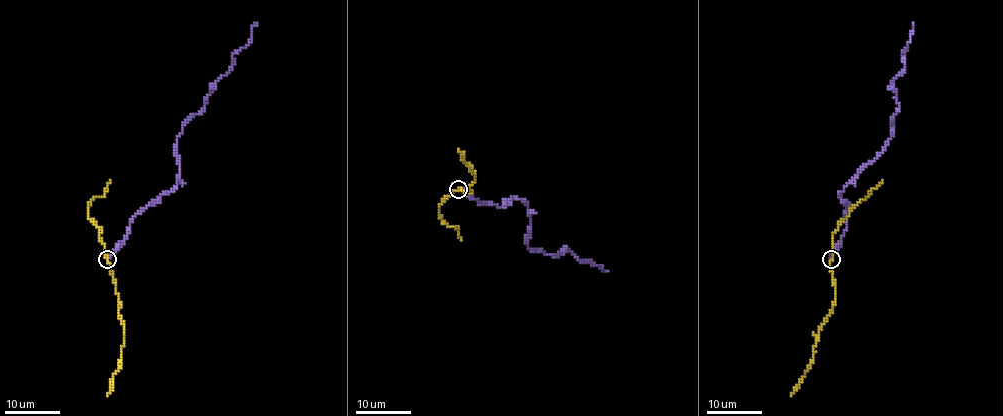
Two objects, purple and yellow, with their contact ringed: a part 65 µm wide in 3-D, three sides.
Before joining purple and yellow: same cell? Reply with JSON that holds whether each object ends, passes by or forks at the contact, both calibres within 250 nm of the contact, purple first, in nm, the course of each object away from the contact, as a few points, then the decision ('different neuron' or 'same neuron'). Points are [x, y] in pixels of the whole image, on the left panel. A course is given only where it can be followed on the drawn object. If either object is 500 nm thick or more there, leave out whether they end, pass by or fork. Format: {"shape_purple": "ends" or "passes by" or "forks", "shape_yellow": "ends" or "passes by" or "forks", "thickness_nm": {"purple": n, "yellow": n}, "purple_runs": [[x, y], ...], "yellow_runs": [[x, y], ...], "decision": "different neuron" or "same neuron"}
{"shape_purple": "ends", "shape_yellow": "passes by", "thickness_nm": {"purple": 220, "yellow": 130}, "purple_runs": [[108, 260], [137, 214], [173, 188], [181, 127], [203, 108], [256, 23]], "yellow_runs": [[107, 260], [125, 333], [120, 367], [114, 374], [112, 390], [107, 395]], "decision": "different neuron"}

